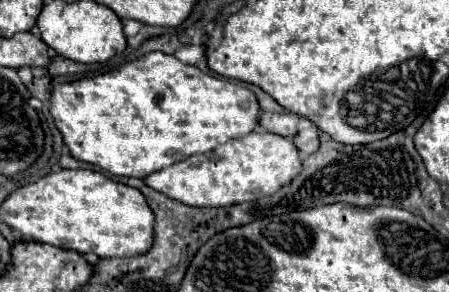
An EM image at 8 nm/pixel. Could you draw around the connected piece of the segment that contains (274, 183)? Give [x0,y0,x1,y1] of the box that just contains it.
[141,130,301,208]

